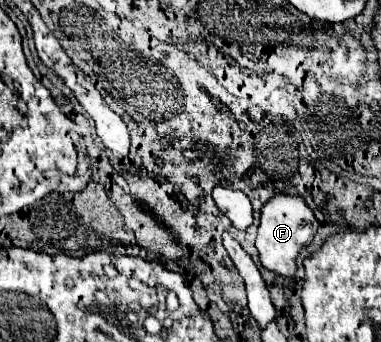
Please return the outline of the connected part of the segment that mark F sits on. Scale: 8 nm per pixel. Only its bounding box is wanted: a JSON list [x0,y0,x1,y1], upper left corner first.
[256,194,318,278]

